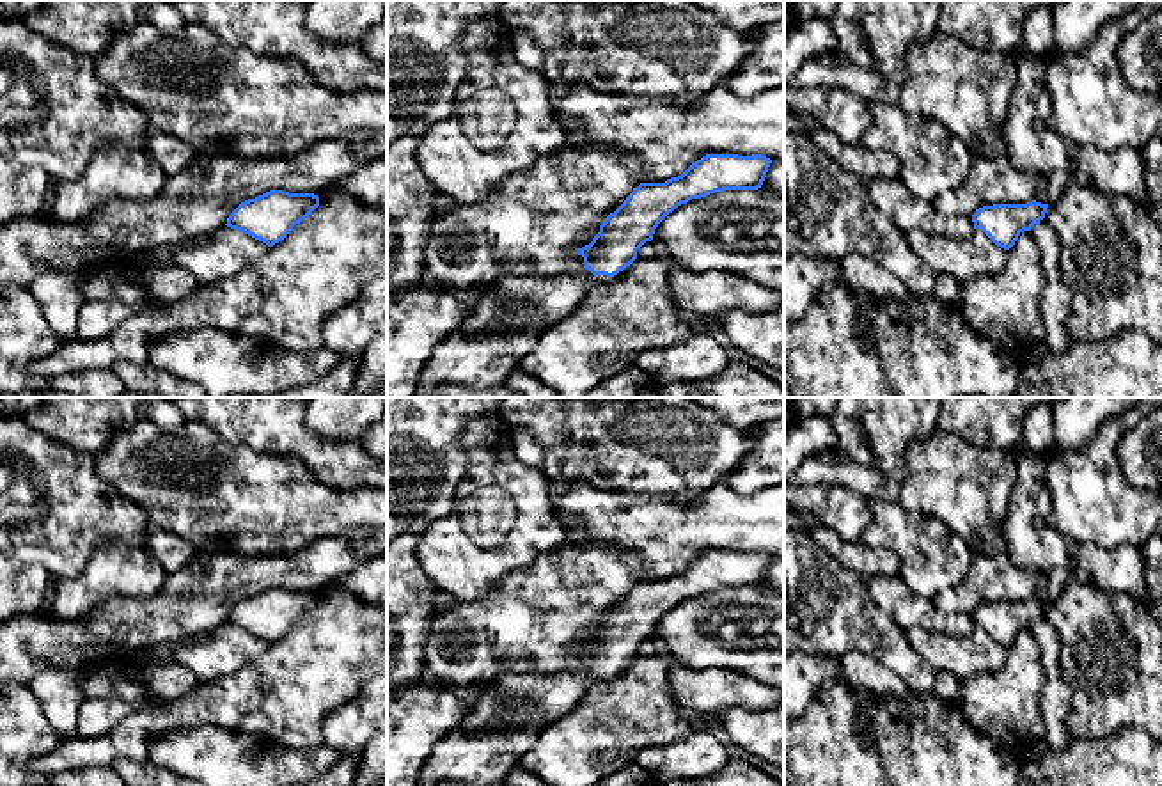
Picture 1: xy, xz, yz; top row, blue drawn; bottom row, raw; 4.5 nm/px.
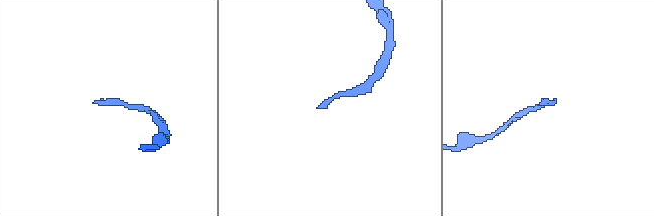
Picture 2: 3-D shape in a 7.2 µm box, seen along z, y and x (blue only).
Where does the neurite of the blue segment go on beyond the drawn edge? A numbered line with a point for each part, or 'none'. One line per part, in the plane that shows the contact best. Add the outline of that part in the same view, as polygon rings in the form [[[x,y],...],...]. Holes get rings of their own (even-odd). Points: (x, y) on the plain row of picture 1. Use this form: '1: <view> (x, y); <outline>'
1: xz (552, 696); [[[578,671],[561,674],[509,672],[493,680],[468,683],[431,681],[436,681],[440,687],[452,692],[467,706],[467,715],[479,706],[484,694],[493,692],[502,696],[506,701],[529,701],[539,711],[546,726],[573,710],[584,699],[587,690],[601,683],[607,676],[607,672],[582,676]]]

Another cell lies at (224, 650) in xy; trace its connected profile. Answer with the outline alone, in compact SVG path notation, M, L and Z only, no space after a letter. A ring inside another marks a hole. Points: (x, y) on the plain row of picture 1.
M224 623L170 646L165 655L170 662L190 669L202 683L238 672L268 646L266 641Z

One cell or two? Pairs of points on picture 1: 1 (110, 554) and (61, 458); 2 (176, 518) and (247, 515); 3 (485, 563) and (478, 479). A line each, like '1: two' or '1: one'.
1: two
2: one
3: one

